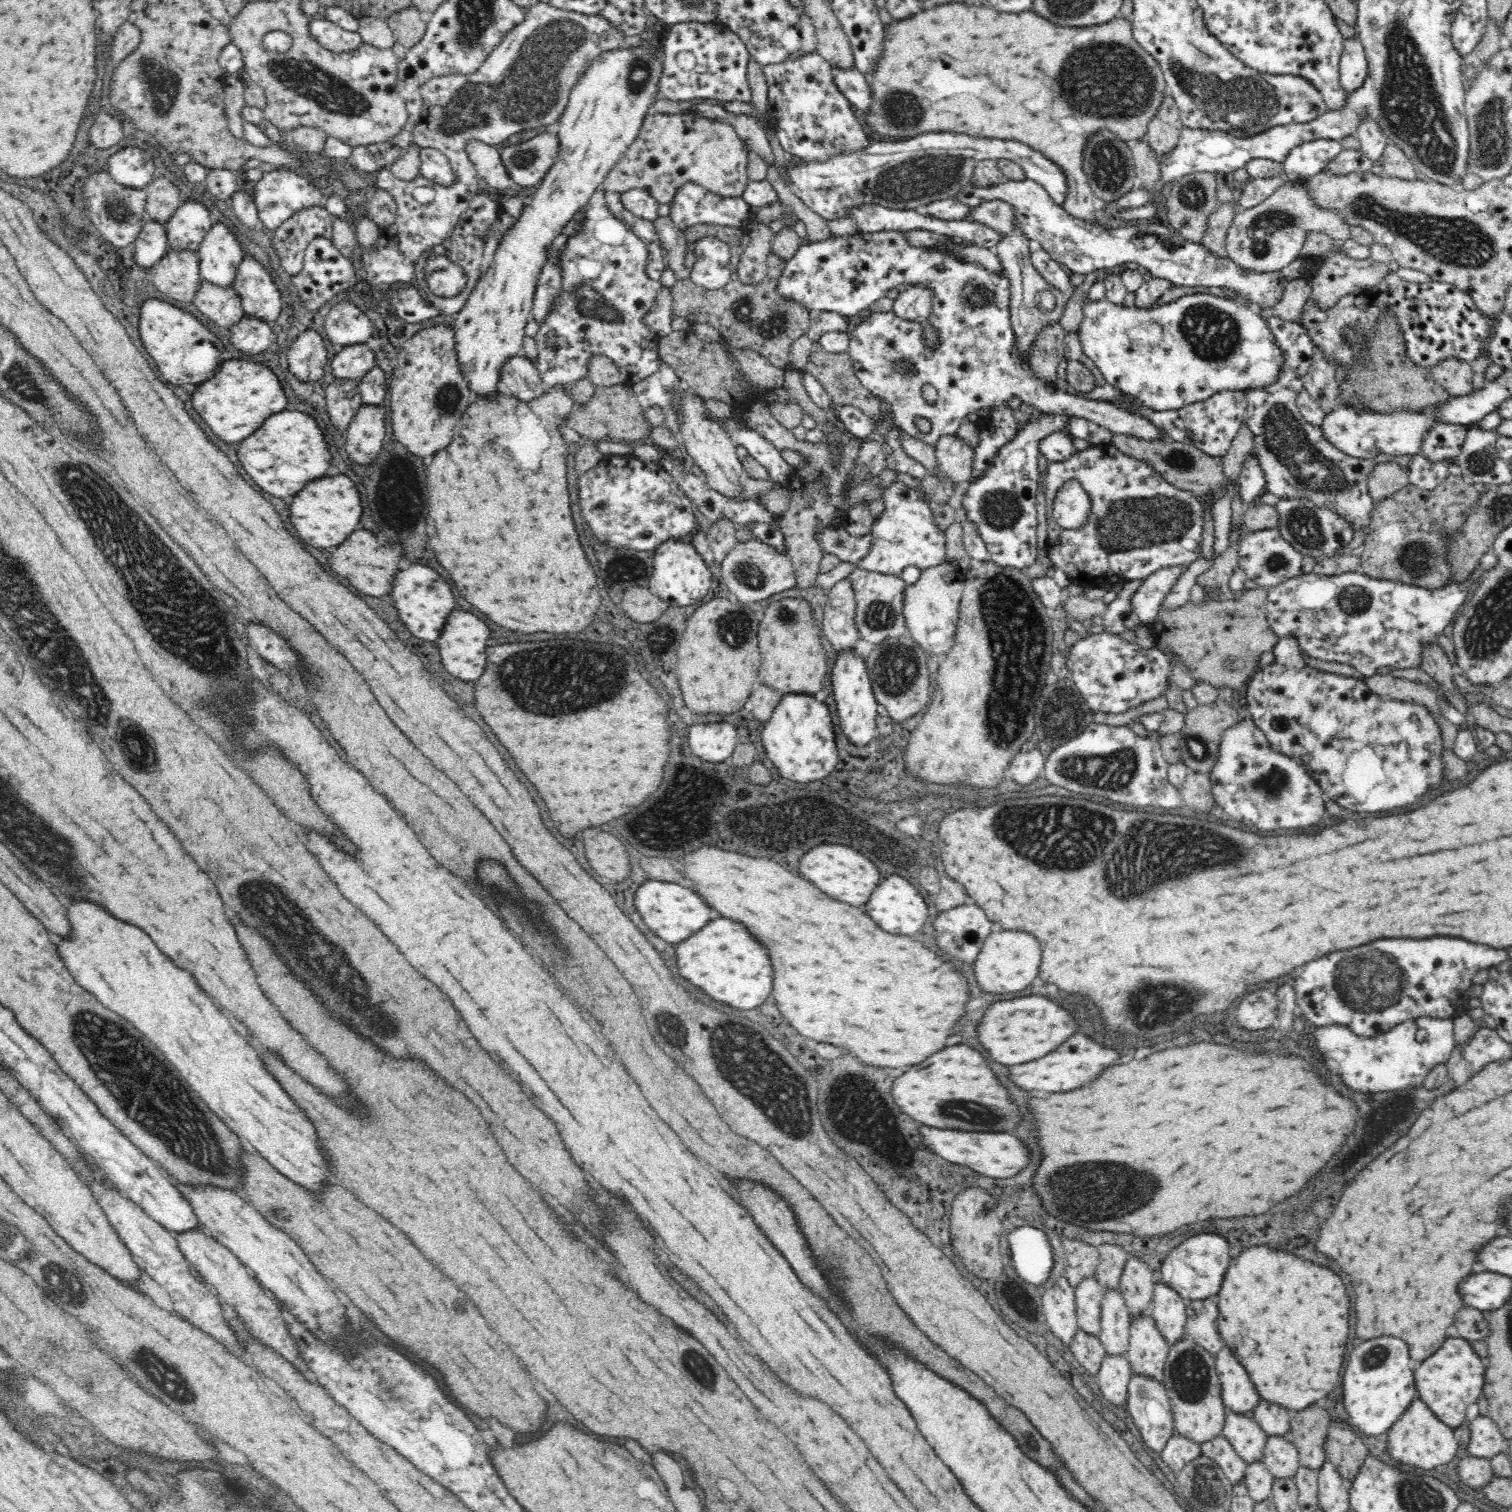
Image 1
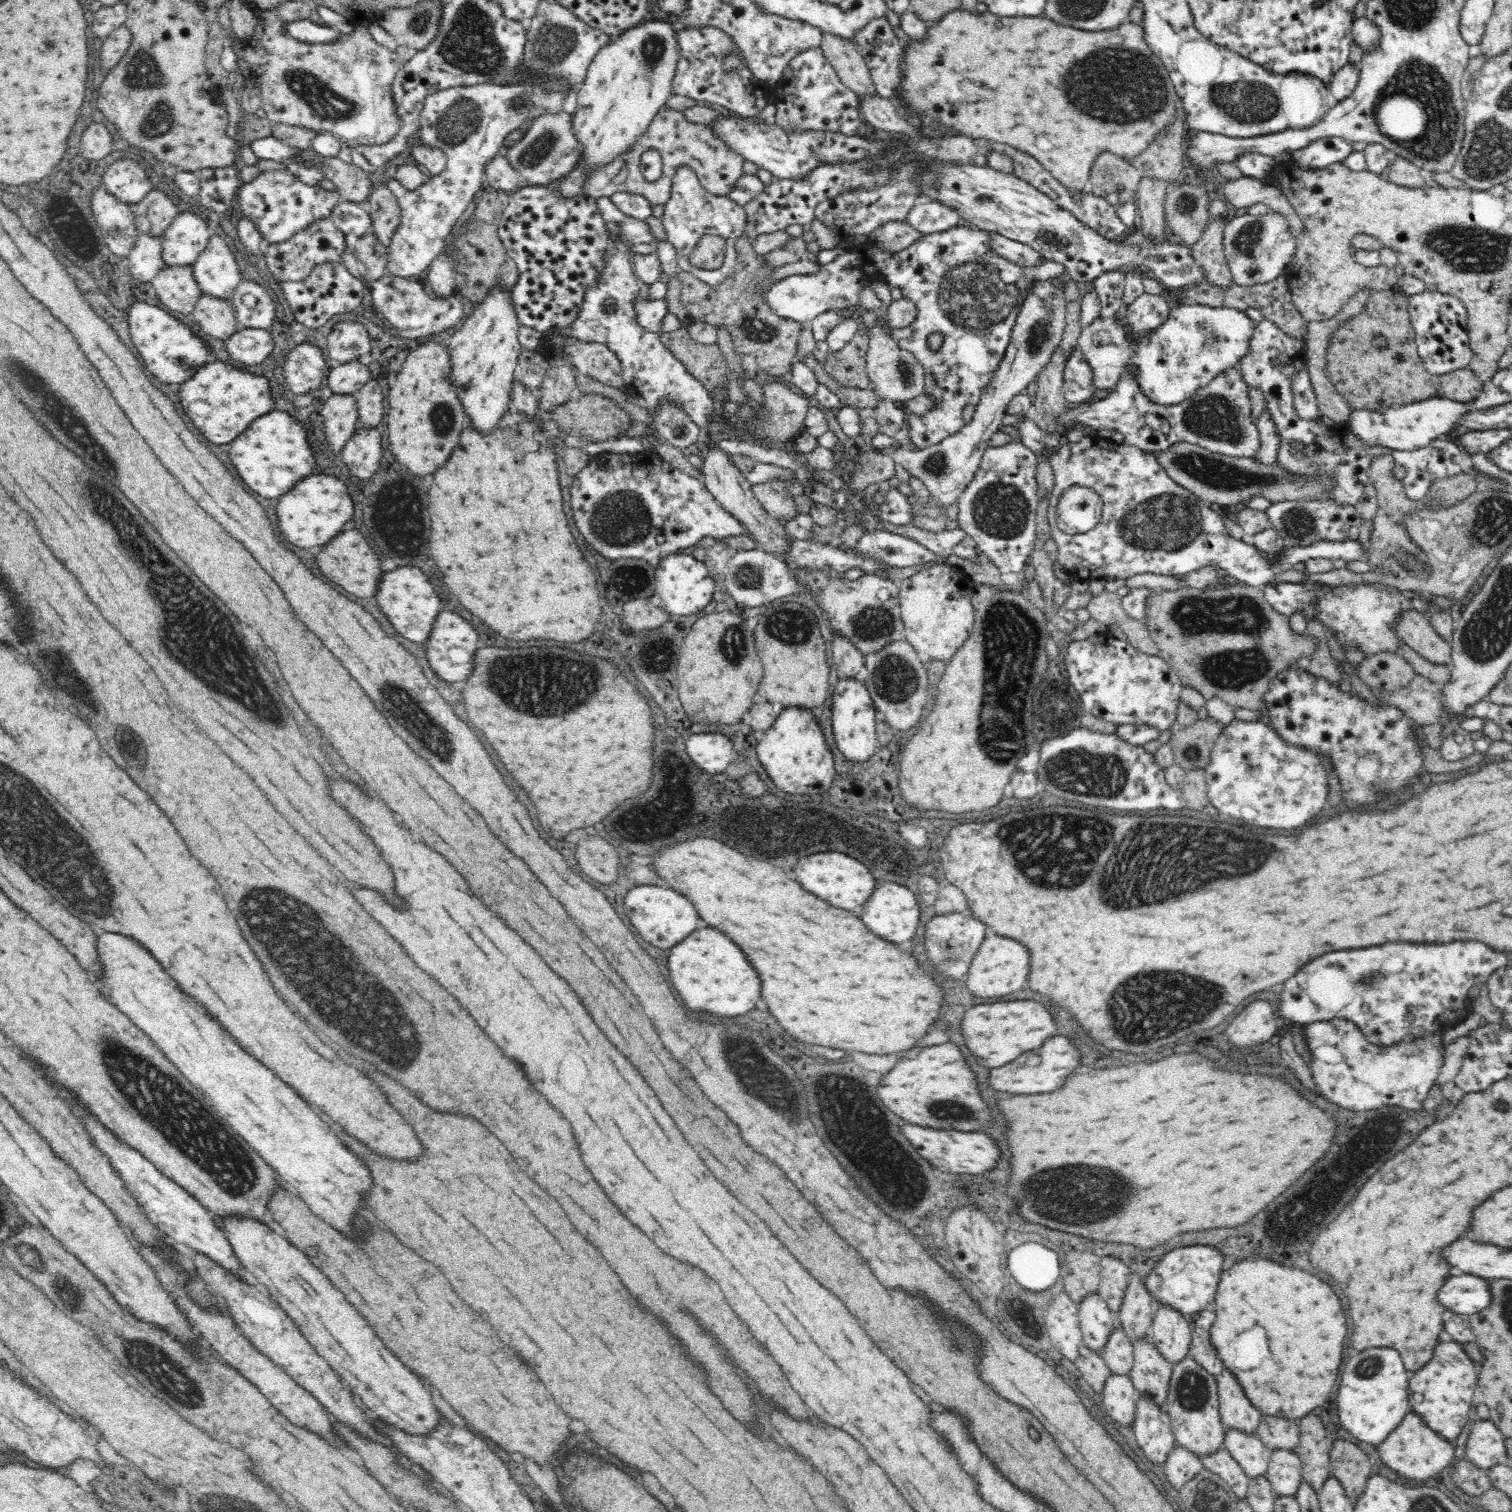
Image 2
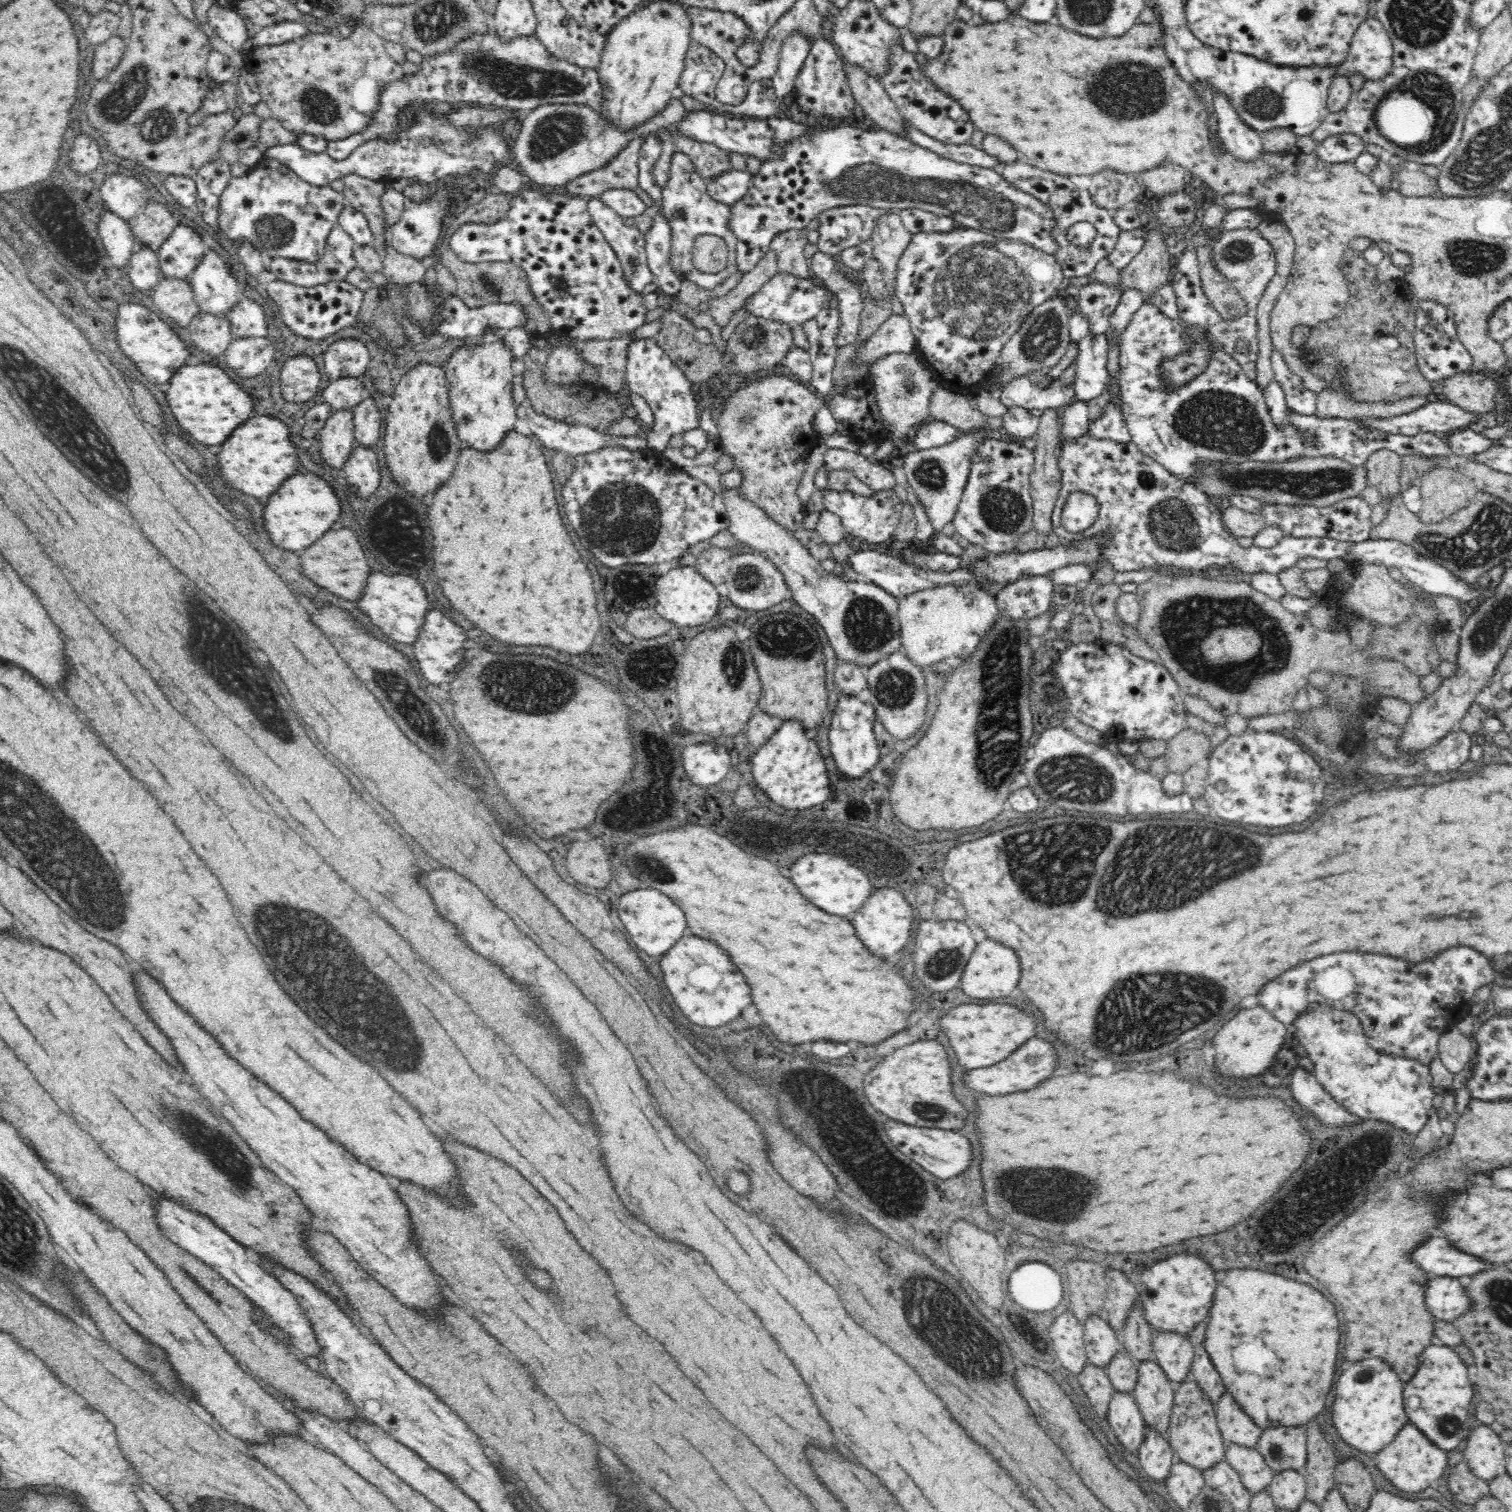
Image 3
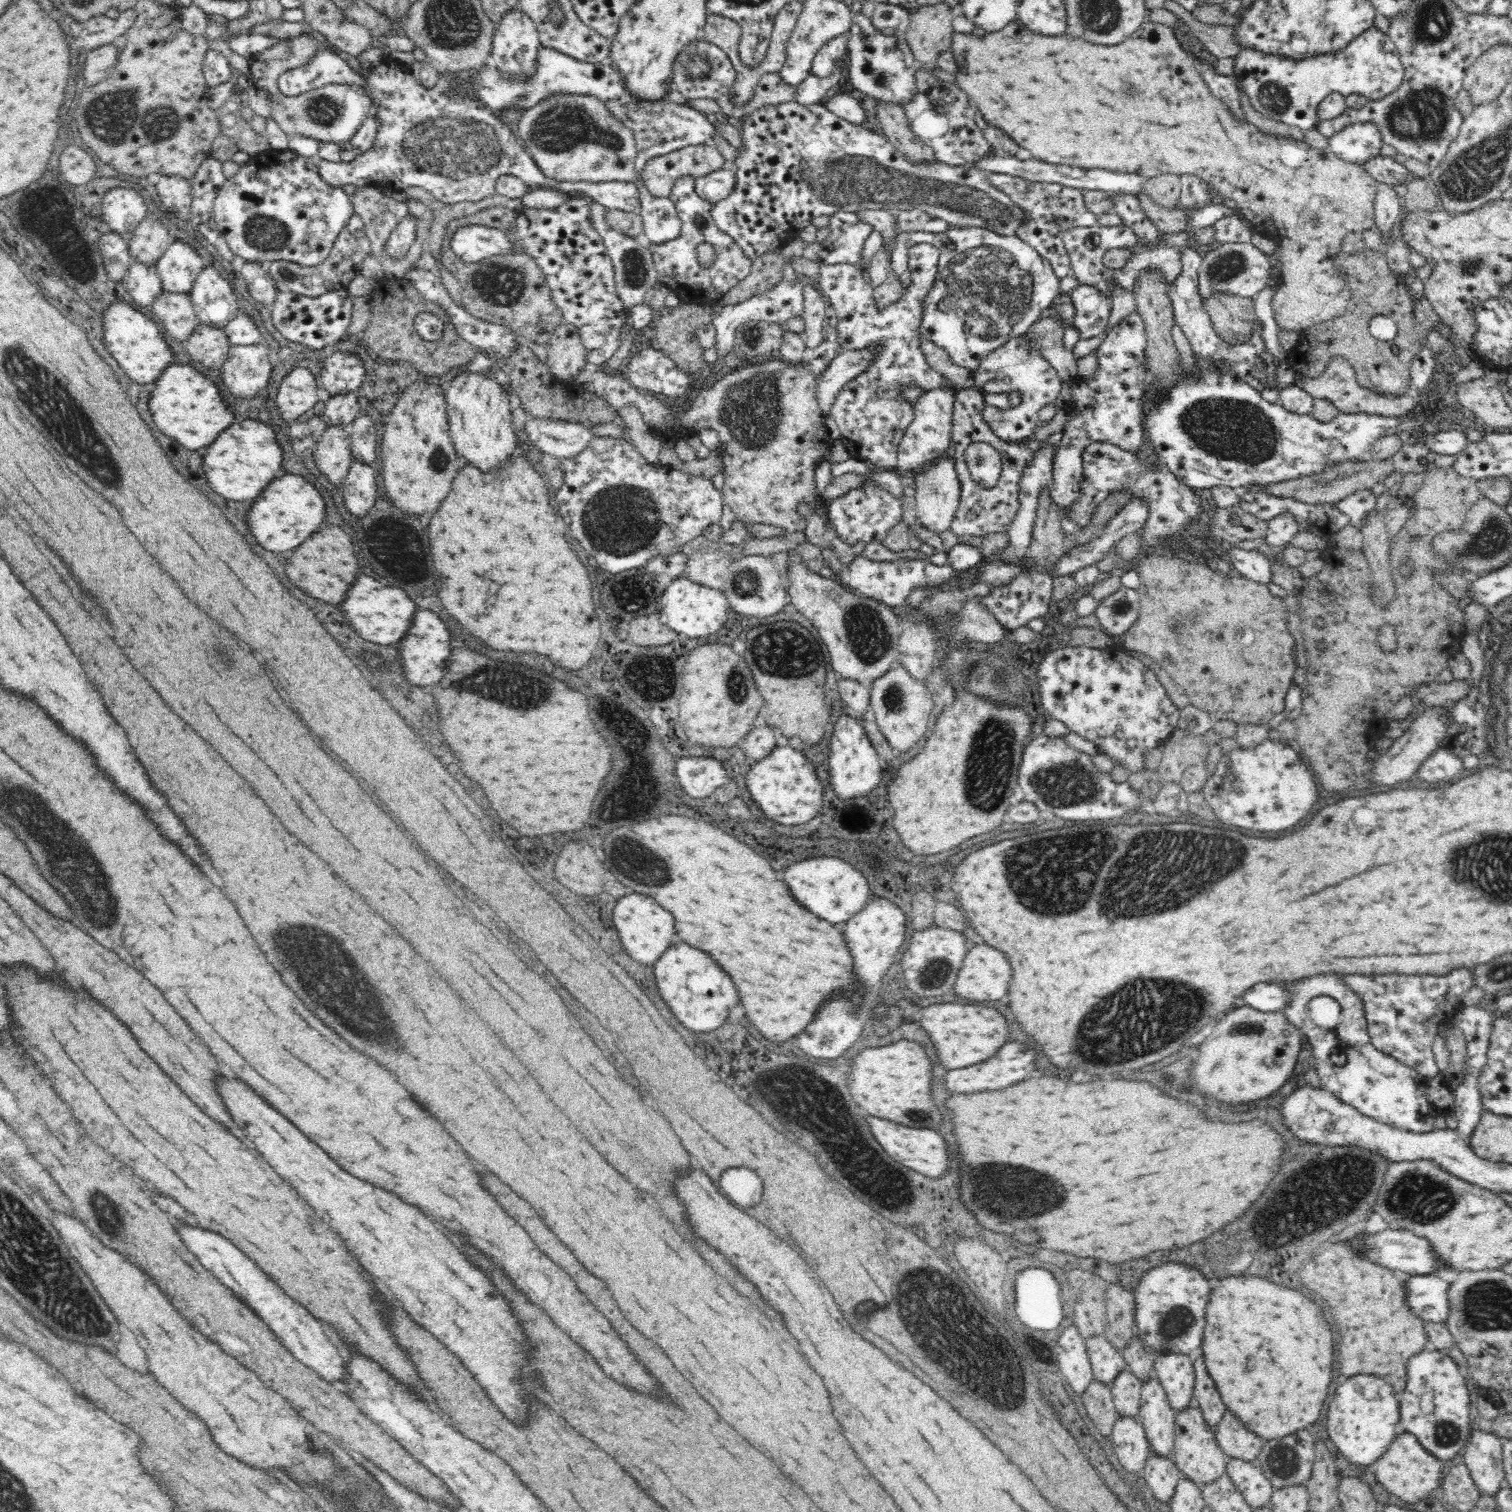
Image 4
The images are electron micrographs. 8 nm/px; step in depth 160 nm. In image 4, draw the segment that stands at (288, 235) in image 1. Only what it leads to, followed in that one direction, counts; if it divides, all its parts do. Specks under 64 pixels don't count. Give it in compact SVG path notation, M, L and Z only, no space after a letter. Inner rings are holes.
M346 228L338 235L337 242L324 262L317 266L303 266L295 262L272 261L270 274L280 274L280 280L284 282L284 290L292 290L296 294L314 298L326 294L328 291L347 289L349 282L363 268L364 254L354 235Z

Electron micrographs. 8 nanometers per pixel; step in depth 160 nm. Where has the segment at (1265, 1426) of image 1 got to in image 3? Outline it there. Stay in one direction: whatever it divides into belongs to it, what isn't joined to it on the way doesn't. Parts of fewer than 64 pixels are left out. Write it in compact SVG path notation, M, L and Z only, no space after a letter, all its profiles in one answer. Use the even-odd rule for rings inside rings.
M1265 1428L1256 1449L1274 1474L1285 1470L1302 1472L1307 1463L1307 1430Z

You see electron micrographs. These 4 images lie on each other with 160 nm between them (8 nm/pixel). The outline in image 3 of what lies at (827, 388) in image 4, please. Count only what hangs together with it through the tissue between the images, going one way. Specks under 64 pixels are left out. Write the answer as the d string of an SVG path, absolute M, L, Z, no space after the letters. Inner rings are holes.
M892 315L870 338L860 343L852 355L854 367L866 365L870 368L879 358L892 353L916 352L917 340L911 331L907 315Z

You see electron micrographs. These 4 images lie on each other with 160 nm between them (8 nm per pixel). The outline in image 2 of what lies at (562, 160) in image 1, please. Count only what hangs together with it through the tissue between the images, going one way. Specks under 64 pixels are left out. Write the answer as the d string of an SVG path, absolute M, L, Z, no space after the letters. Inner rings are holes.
M651 15L640 24L624 30L603 46L593 58L587 70L585 80L579 86L577 109L573 113L574 133L584 147L584 164L568 177L560 179L555 185L560 197L575 198L583 195L584 181L582 176L587 169L611 163L616 156L623 155L637 139L646 133L654 117L666 107L666 101L673 94L672 81L677 71L680 58L680 47L677 32L672 27L674 22L659 19ZM494 289L486 300L477 304L477 307L465 318L462 328L447 338L446 349L452 367L451 377L456 394L462 400L462 408L470 414L470 422L482 434L494 430L495 426L510 412L510 398L512 382L518 379L518 356L522 351L518 340L520 323L510 303L510 293L504 289Z

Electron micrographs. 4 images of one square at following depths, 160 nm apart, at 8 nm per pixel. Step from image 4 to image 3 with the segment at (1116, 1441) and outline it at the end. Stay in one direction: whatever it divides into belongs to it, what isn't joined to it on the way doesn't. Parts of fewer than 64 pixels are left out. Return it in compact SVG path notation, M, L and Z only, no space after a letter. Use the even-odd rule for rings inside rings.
M1115 1391L1109 1404L1107 1418L1118 1442L1137 1459L1140 1445L1148 1430L1133 1395Z

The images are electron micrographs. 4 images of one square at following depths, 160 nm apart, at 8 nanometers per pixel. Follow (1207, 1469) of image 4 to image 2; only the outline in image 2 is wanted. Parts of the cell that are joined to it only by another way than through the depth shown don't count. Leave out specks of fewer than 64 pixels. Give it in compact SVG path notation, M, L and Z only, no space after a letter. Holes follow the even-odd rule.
M1192 1356L1173 1365L1169 1393L1161 1408L1166 1411L1170 1419L1170 1428L1176 1444L1200 1458L1214 1454L1222 1448L1225 1439L1226 1430L1218 1412L1217 1392L1217 1379L1211 1376L1204 1367L1200 1367Z

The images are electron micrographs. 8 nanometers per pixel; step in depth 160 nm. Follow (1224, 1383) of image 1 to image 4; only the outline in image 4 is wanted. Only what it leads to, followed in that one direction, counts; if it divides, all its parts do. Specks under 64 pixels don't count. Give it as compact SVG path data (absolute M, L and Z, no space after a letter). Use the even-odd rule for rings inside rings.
M1230 1412L1224 1414L1214 1433L1220 1449L1229 1459L1256 1463L1265 1443L1264 1439L1260 1440L1256 1434L1248 1432L1244 1424L1240 1424L1240 1420L1236 1420L1236 1416L1232 1416Z

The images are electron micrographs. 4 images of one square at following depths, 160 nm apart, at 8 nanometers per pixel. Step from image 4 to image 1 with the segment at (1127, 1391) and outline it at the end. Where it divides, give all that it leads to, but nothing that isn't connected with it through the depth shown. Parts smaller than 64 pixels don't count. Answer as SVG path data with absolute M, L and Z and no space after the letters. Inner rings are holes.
M1107 1290L1101 1300L1100 1343L1105 1354L1126 1356L1129 1347L1131 1316L1118 1290Z

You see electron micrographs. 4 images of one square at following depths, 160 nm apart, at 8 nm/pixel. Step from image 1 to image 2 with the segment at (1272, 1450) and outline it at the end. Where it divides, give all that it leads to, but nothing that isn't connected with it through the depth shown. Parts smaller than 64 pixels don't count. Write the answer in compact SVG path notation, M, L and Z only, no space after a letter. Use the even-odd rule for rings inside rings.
M1271 1451L1265 1474L1278 1497L1294 1497L1303 1482L1302 1461L1294 1451Z

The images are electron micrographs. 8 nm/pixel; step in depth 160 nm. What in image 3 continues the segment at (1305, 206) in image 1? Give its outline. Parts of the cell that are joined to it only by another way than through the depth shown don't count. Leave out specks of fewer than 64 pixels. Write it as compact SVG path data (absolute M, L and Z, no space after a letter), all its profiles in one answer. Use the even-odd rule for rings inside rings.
M1238 229L1222 232L1221 238L1211 243L1213 266L1241 294L1247 308L1254 313L1268 282L1276 273L1276 262L1272 245L1259 233L1259 229Z

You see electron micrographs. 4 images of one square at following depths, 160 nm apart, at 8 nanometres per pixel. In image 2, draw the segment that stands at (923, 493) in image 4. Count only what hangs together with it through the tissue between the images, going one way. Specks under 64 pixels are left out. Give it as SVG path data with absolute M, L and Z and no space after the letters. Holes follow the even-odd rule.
M1052 281L1036 282L1018 311L1010 342L994 372L994 378L989 380L980 394L972 420L938 444L916 450L900 446L892 454L895 463L902 466L911 478L922 481L936 507L946 510L952 504L957 504L980 466L985 450L989 447L988 441L995 432L1003 430L1002 418L1007 414L1006 405L1036 380L1054 351L1061 346L1066 326L1066 307L1063 290L1054 286Z

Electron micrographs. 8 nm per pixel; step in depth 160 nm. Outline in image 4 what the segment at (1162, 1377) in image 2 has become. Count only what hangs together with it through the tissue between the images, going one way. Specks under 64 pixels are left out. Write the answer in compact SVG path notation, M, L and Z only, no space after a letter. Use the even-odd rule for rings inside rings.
M1158 1380L1146 1381L1141 1388L1140 1410L1136 1418L1144 1427L1148 1448L1154 1455L1172 1457L1176 1415Z

